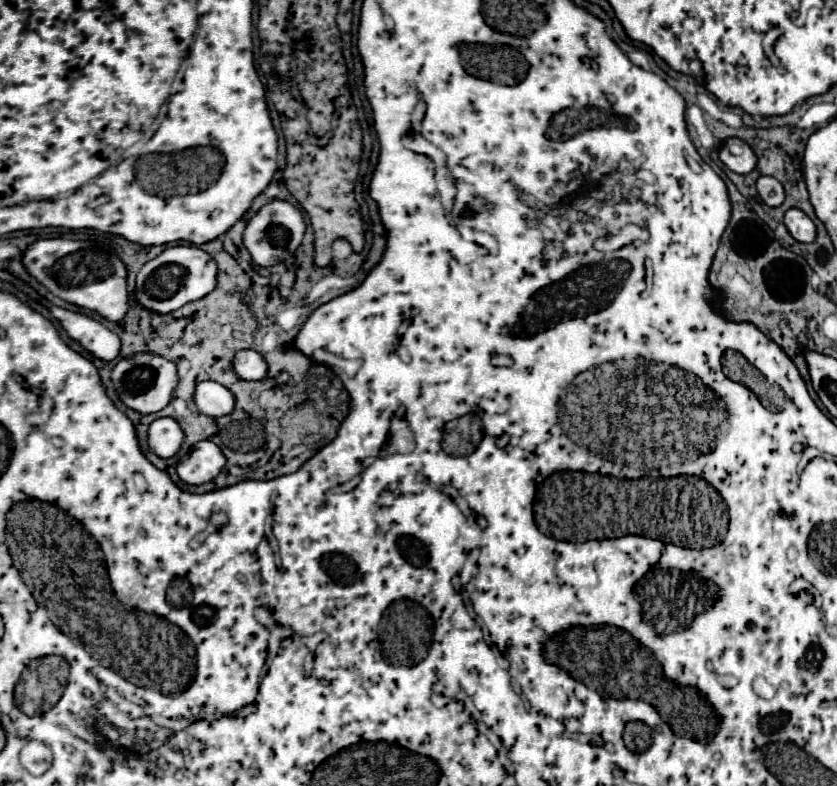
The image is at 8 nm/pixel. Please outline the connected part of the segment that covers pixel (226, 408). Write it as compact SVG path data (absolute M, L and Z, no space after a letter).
M218 382L198 384L196 394L194 394L194 402L200 408L200 412L204 412L206 416L214 416L214 418L232 414L234 406L236 406L234 394Z

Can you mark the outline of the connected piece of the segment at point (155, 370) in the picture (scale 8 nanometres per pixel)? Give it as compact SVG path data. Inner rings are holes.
M142 352L122 358L112 370L112 382L118 396L128 408L134 408L140 414L150 414L150 412L160 412L172 400L174 390L178 386L178 372L176 364L170 362L168 358L152 352Z

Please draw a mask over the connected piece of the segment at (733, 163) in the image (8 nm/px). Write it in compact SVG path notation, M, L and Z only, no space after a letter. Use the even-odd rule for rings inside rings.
M744 144L740 156L734 156L726 146L722 146L722 150L720 150L720 160L722 160L730 170L734 170L734 172L738 172L738 174L748 174L748 172L752 172L752 170L756 168L756 162L758 162L754 150L752 150L748 144Z

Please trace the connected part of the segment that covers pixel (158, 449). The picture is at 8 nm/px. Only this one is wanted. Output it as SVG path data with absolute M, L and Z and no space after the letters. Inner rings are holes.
M158 418L150 424L148 444L160 458L174 456L184 442L184 430L174 418Z

